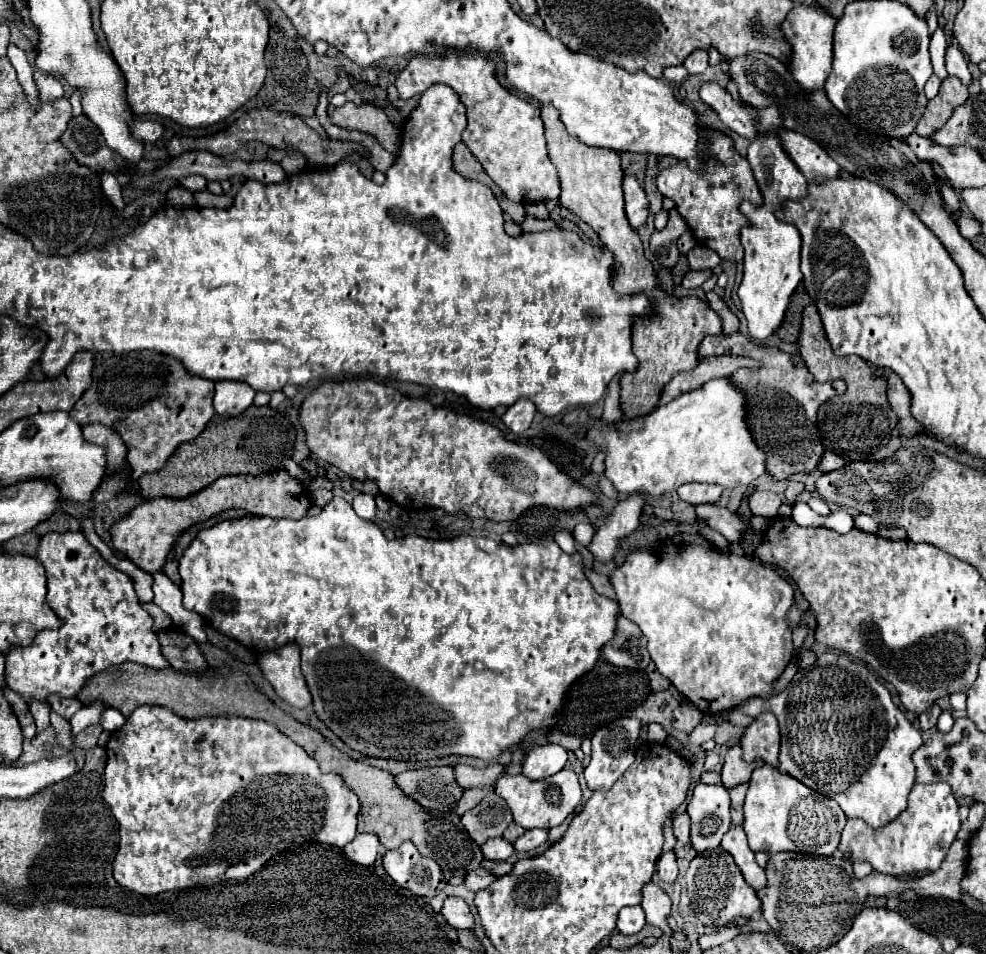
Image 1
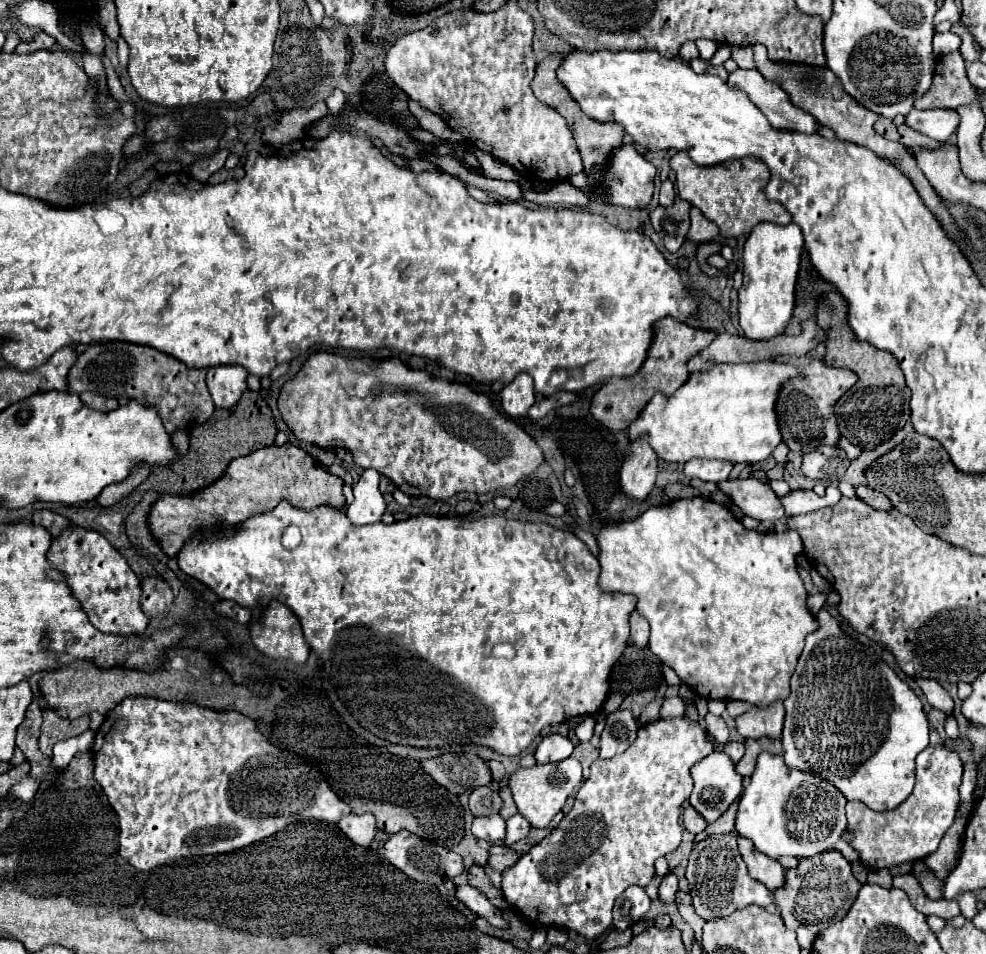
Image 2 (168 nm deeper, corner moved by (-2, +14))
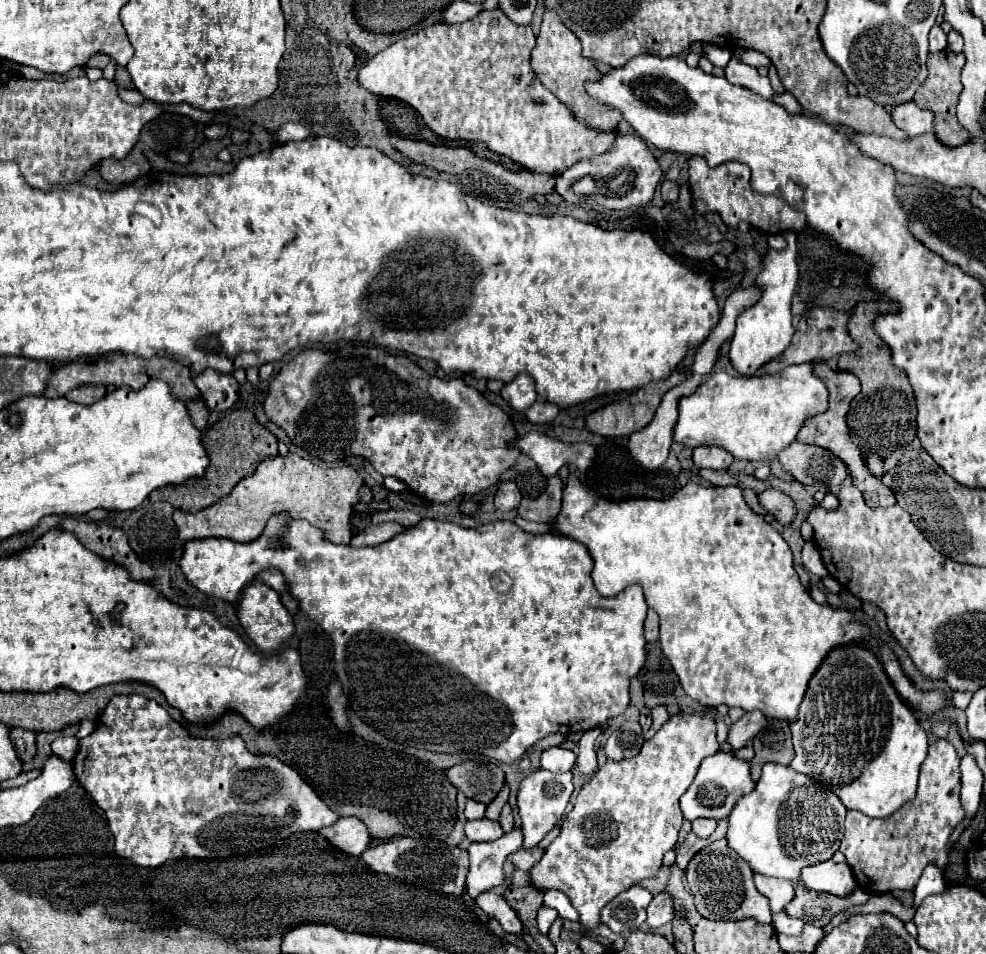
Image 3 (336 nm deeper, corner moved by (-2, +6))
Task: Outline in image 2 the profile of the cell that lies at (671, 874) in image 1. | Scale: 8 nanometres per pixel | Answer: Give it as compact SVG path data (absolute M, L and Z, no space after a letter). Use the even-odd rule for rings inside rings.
M669 871L663 879L661 879L661 885L659 885L659 899L663 903L673 903L675 901L675 893L677 893L677 875L673 871Z

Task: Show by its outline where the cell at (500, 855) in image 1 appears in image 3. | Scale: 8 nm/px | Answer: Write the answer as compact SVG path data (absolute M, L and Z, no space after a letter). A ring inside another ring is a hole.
M483 817L483 819L475 819L475 821L467 821L465 835L469 841L493 841L503 835L503 829L501 829L499 821L491 821L491 819Z

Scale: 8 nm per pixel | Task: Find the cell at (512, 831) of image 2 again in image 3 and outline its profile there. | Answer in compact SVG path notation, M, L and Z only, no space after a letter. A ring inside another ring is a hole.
M513 829L501 839L489 843L471 843L469 845L469 873L467 873L467 893L477 897L483 891L499 887L505 883L503 863L505 859L519 851L523 845L523 833Z

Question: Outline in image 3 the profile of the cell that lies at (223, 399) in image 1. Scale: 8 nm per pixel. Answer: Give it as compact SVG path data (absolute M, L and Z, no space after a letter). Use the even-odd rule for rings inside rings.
M207 369L193 375L193 381L201 393L201 399L211 411L225 411L239 399L239 383L233 379L233 375Z

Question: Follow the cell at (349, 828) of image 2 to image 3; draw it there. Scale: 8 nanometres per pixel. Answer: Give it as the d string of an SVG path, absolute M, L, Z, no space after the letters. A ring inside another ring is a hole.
M339 817L335 825L321 829L319 835L349 857L357 857L359 853L363 853L371 841L363 821L355 817Z

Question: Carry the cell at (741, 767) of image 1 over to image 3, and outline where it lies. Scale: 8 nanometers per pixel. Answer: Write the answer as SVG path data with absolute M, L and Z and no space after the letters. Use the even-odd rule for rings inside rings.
M769 719L767 727L755 737L755 757L751 759L751 777L759 781L761 769L765 763L789 765L793 761L793 745L791 745L791 729L789 721Z

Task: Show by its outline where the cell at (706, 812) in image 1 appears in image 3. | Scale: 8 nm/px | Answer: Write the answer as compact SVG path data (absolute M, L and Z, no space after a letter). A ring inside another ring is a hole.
M717 751L715 755L703 759L695 781L681 797L681 811L687 821L695 821L697 817L725 819L731 813L737 799L751 793L753 789L755 789L755 783L749 773L749 761L743 761L729 751Z

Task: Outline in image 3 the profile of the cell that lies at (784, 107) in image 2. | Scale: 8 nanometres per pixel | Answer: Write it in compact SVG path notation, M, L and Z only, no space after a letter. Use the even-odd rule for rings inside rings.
M731 57L731 61L727 63L725 79L727 79L729 83L747 87L747 89L759 93L761 97L767 97L767 99L773 97L773 89L771 89L771 85L769 85L769 79L763 77L763 75L759 75L755 67L743 63L743 61L737 59L737 57Z

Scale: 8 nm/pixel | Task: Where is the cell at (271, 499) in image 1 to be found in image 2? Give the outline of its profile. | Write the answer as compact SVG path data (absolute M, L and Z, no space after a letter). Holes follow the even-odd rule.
M285 443L283 447L271 445L247 457L233 459L219 481L193 495L159 495L149 509L147 527L161 551L167 557L175 557L195 529L209 529L211 525L223 523L223 529L229 533L233 525L277 507L281 499L287 499L291 505L301 509L313 509L319 505L341 507L345 503L341 483L343 481L339 477L329 475L325 469L315 465L315 459L293 443Z

